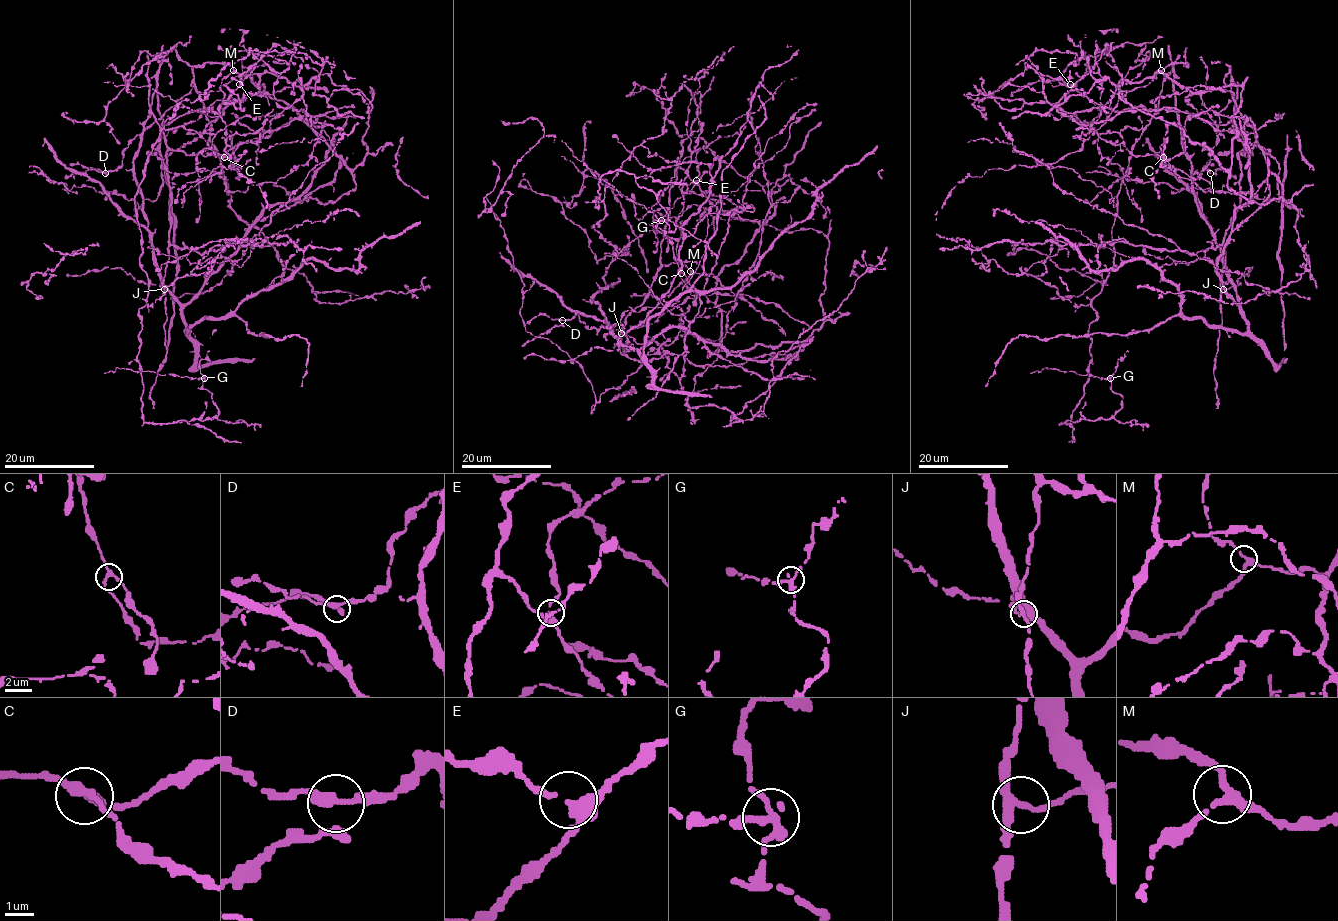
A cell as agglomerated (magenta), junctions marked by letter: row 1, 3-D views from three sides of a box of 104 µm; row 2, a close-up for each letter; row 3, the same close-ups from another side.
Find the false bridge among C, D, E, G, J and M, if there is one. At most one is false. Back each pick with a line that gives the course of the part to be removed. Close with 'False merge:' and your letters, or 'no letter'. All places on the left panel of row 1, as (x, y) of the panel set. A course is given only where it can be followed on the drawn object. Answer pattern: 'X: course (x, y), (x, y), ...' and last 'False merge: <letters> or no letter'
G: course (203, 378), (116, 367), (114, 371), (104, 373)
False merge: G

